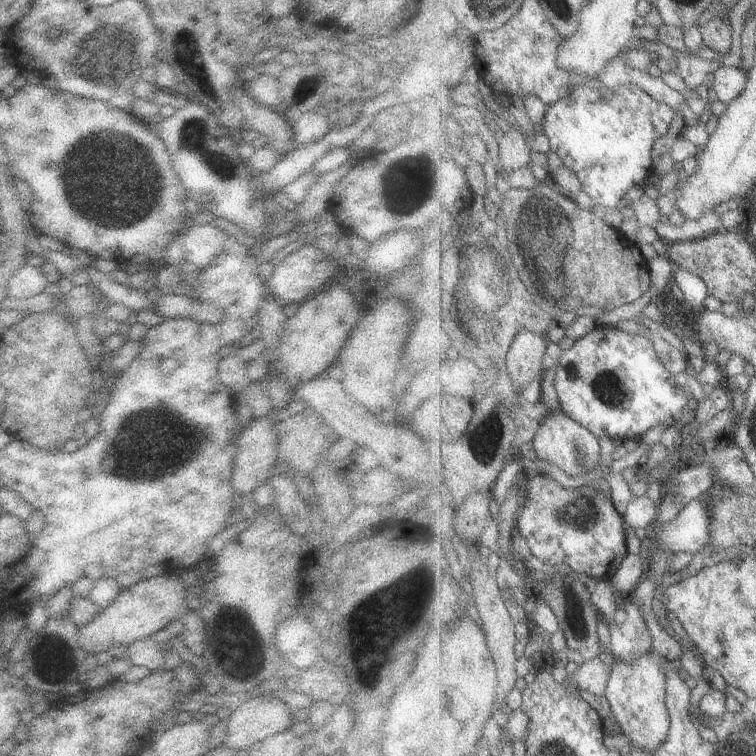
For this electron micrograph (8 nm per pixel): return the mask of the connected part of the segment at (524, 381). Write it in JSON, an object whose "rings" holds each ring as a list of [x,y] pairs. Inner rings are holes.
{"rings":[[[524,329],[514,340],[507,358],[507,368],[518,390],[524,390],[534,380],[544,378],[544,354],[550,346],[548,335]]]}

